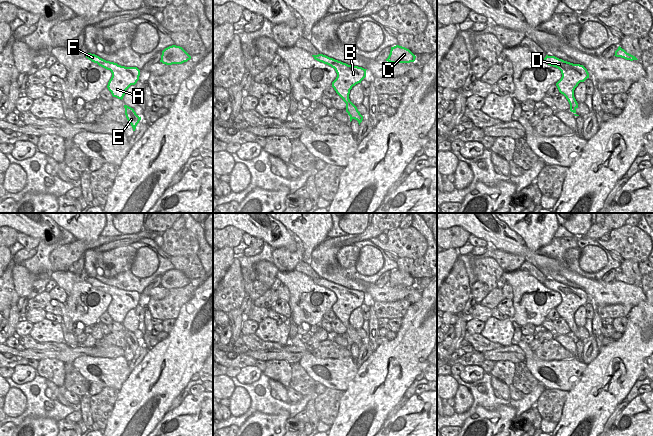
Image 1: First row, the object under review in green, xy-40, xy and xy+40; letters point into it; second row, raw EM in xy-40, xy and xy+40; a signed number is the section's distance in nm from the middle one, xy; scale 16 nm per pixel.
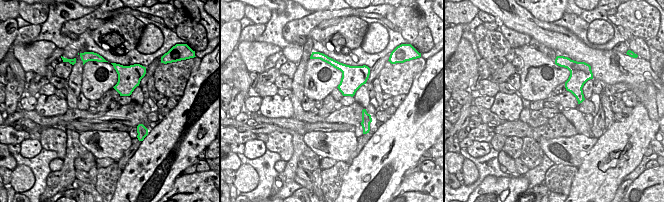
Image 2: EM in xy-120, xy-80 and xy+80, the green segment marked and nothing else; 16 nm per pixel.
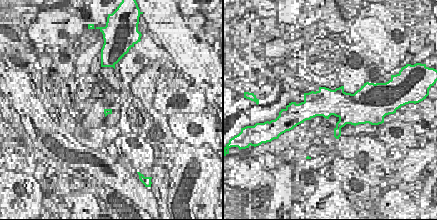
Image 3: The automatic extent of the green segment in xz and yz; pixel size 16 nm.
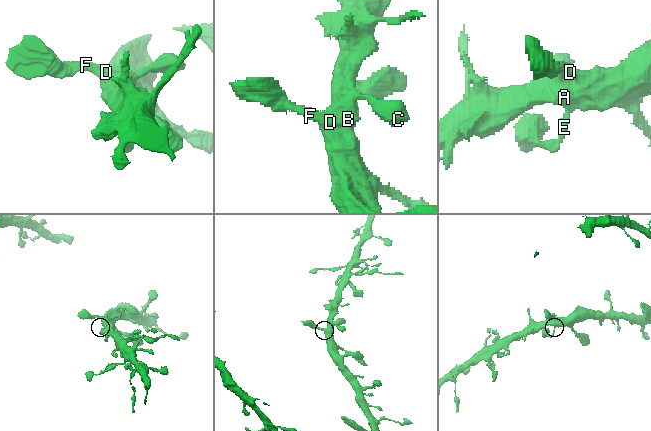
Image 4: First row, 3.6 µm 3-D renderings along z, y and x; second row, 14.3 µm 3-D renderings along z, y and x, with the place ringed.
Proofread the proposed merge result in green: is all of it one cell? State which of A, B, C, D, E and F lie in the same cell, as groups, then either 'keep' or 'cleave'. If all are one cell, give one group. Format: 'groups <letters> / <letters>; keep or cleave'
groups A B C D E F; keep

